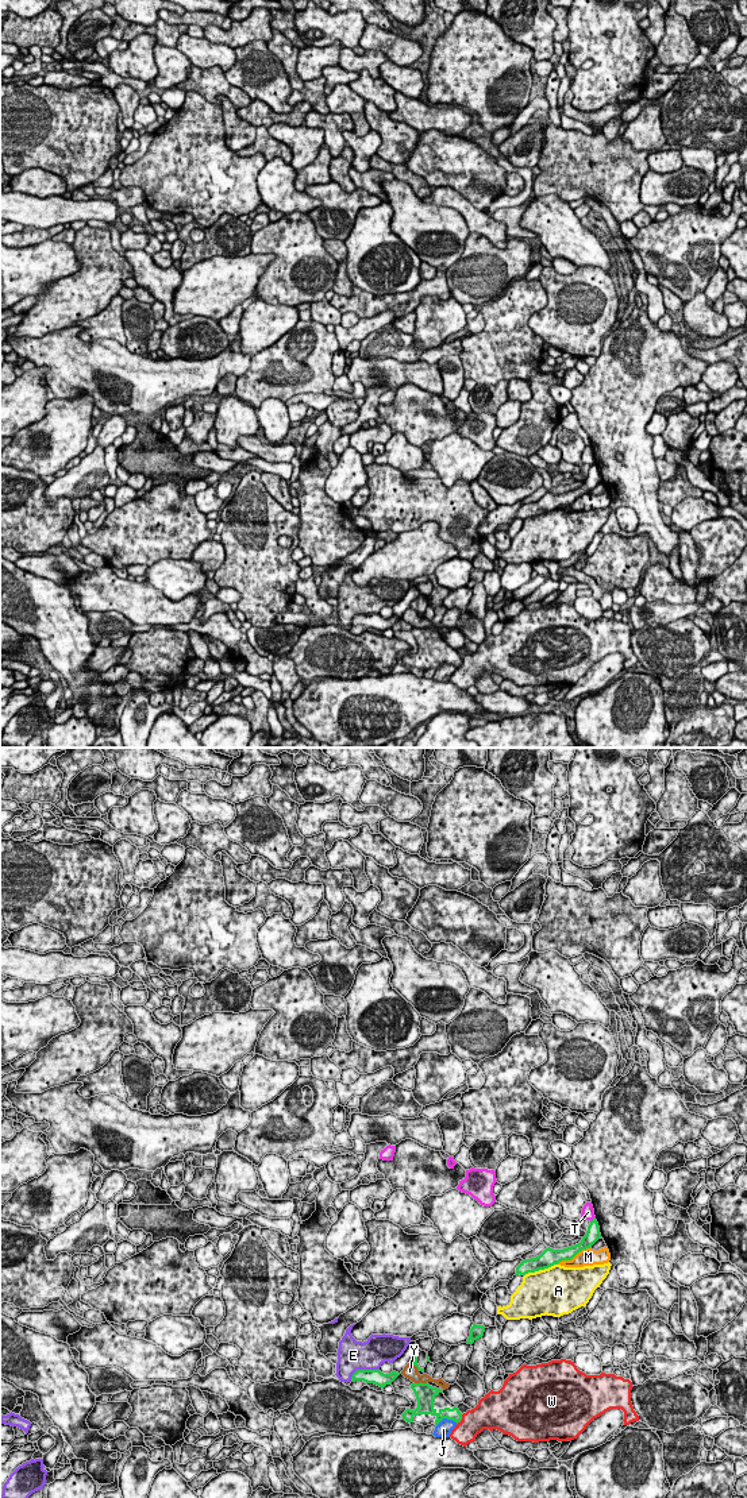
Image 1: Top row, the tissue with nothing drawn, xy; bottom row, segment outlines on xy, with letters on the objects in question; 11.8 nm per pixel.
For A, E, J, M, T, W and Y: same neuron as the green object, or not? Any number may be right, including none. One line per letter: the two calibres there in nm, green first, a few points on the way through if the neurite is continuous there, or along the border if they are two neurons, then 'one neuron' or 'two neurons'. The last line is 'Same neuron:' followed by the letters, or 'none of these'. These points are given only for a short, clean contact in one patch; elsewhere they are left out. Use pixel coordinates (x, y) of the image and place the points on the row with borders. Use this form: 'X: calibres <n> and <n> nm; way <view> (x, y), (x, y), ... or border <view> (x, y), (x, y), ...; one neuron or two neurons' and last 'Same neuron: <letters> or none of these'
A: calibres 200 and 480 nm; two neurons
E: calibres 170 and 360 nm; two neurons
J: calibres 140 and 190 nm; two neurons
M: calibres 190 and 200 nm; two neurons
T: calibres 160 and 160 nm; border xy (595, 1216), (590, 1222); two neurons
W: calibres 140 and 300 nm; two neurons
Y: calibres 240 and 170 nm; two neurons
Same neuron: none of these

